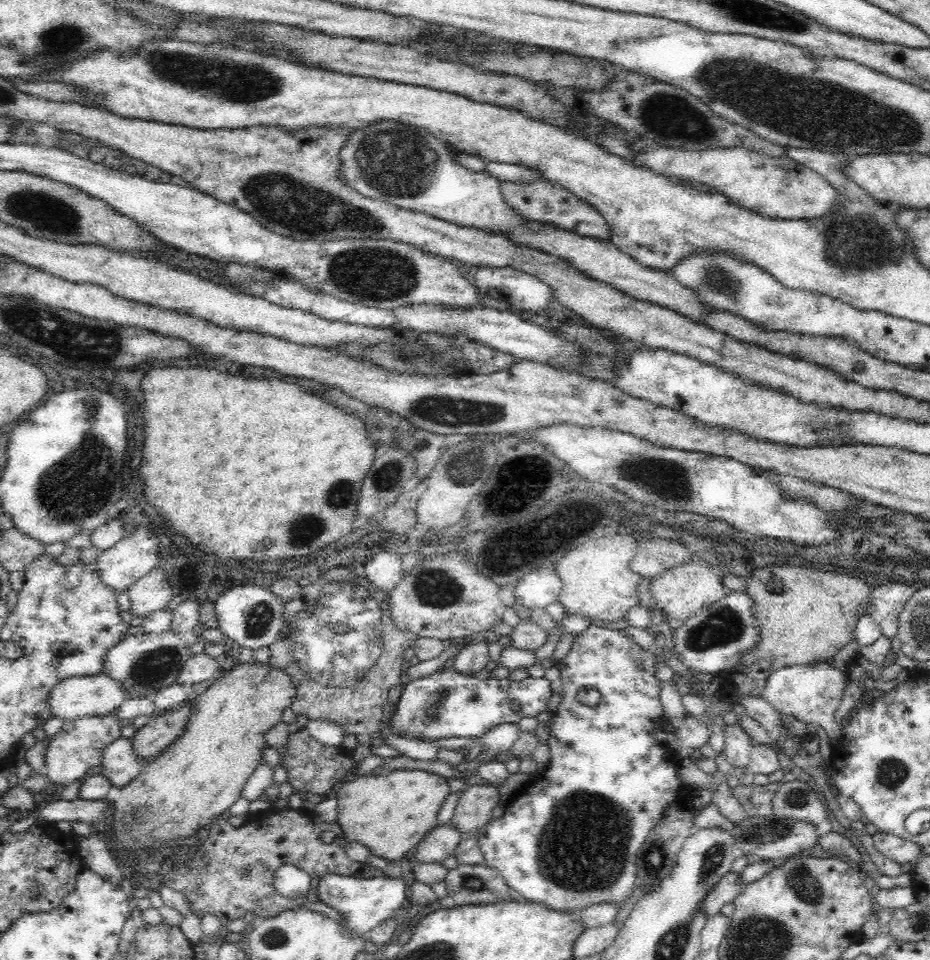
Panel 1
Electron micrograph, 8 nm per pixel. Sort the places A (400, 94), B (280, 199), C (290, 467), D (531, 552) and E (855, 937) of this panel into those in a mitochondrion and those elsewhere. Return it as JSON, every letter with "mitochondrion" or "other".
{"A":"other","B":"mitochondrion","C":"other","D":"other","E":"other"}

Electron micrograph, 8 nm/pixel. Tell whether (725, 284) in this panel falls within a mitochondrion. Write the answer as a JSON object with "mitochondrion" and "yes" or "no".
{"mitochondrion":"yes"}

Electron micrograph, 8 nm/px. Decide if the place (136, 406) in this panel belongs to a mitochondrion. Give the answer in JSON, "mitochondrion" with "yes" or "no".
{"mitochondrion":"no"}

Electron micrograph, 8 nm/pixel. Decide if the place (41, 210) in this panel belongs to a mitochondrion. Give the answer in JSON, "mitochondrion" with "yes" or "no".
{"mitochondrion":"yes"}

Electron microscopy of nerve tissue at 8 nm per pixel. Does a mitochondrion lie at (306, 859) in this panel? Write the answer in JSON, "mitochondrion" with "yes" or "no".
{"mitochondrion":"no"}

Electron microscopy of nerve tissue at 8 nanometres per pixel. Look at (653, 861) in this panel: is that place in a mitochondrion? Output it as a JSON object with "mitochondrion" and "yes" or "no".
{"mitochondrion":"yes"}

